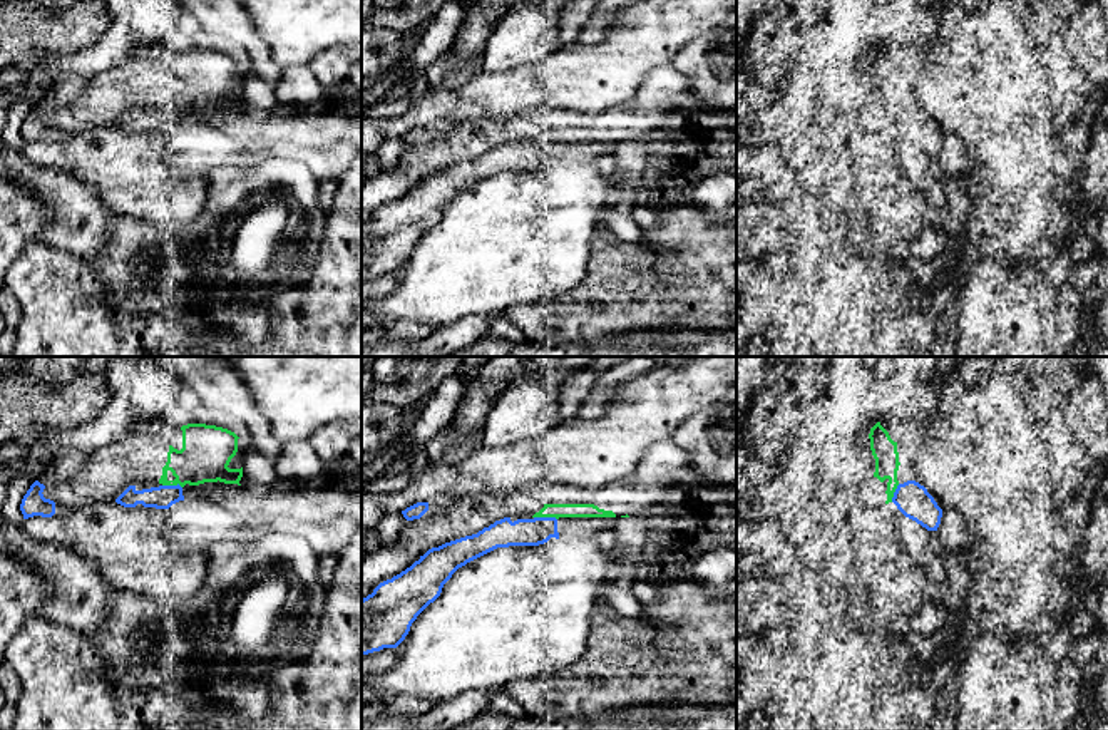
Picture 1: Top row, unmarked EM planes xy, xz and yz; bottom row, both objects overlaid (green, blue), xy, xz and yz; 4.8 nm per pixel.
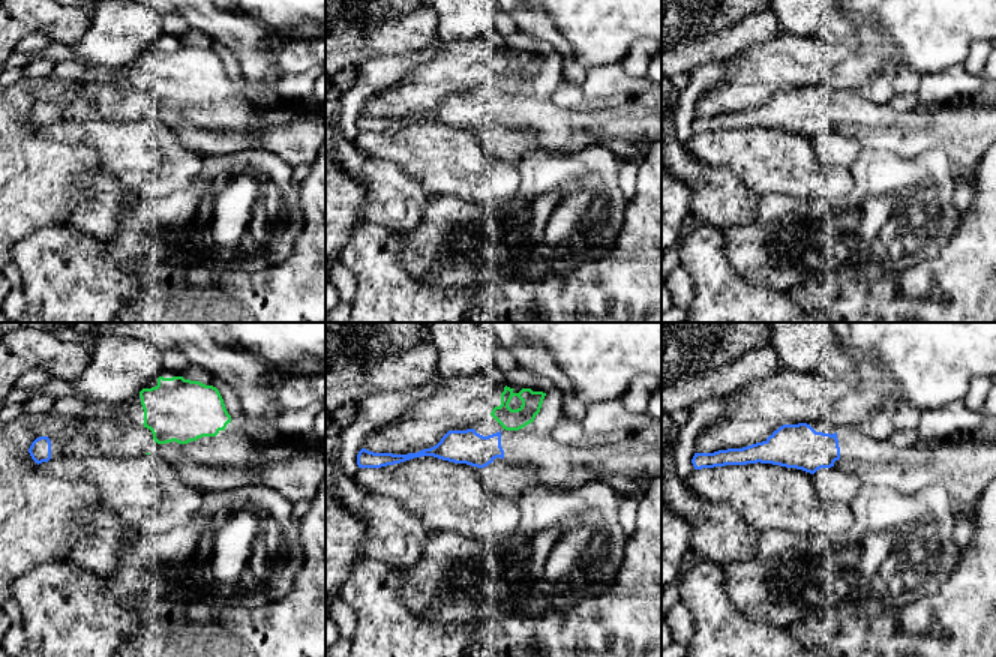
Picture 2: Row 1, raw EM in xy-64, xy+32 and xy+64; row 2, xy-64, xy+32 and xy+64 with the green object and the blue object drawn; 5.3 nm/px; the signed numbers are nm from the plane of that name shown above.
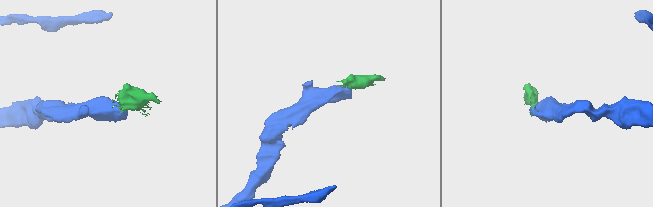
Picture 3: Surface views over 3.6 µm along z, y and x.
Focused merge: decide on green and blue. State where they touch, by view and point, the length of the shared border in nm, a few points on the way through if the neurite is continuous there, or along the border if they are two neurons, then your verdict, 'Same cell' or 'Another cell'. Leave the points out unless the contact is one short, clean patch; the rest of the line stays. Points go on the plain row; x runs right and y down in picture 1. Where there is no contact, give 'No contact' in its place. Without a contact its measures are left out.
Touches green at xz (546, 141). Shared border 110 nm. Another cell

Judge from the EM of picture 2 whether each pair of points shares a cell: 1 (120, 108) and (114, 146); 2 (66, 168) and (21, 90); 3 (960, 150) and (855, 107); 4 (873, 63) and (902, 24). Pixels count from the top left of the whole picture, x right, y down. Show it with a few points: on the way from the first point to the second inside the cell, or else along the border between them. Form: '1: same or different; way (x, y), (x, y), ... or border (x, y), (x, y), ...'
1: different; border (144, 117), (134, 120), (83, 120)
2: same; way (45, 153), (21, 129), (21, 111)
3: same; way (935, 135), (908, 135), (903, 131), (881, 128)
4: same; way (873, 54), (893, 33)

